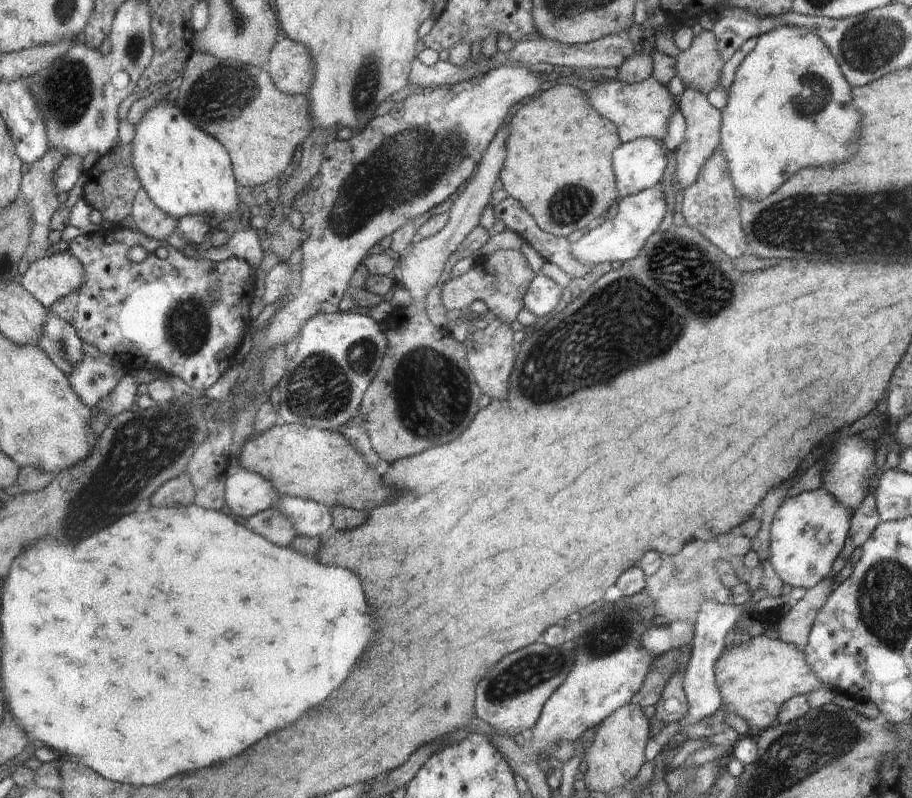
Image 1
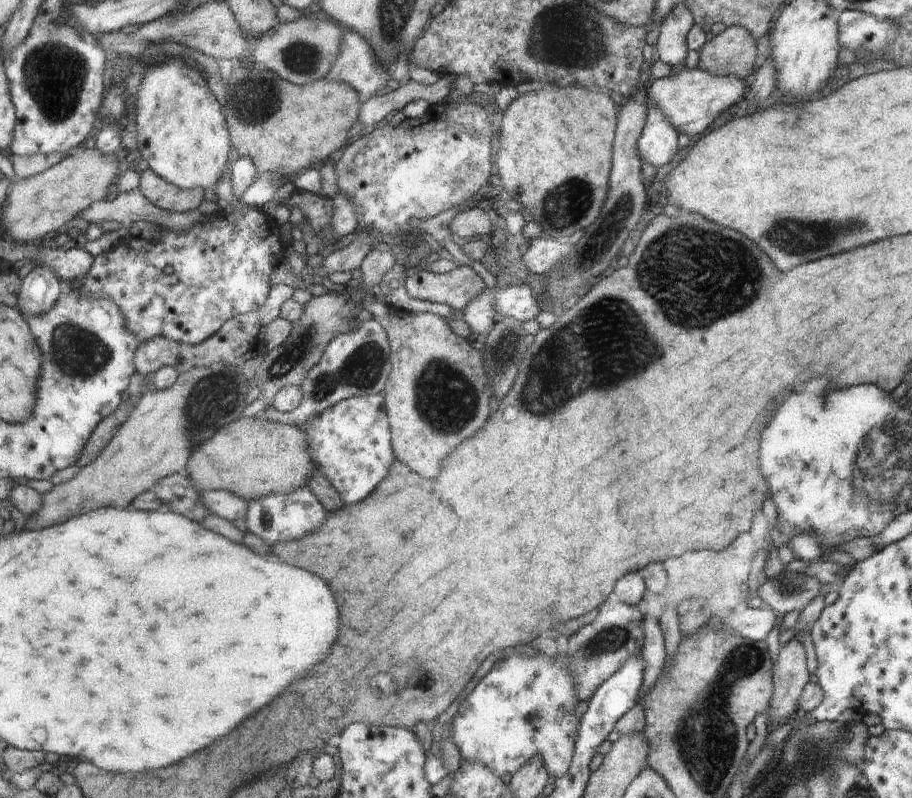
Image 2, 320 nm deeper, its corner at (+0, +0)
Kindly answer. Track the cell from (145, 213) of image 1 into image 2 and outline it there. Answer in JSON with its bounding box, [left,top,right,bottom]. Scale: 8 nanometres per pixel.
[140,168,206,213]

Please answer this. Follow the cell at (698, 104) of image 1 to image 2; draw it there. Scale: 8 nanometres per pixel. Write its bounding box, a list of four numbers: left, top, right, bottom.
[657,3,694,67]

